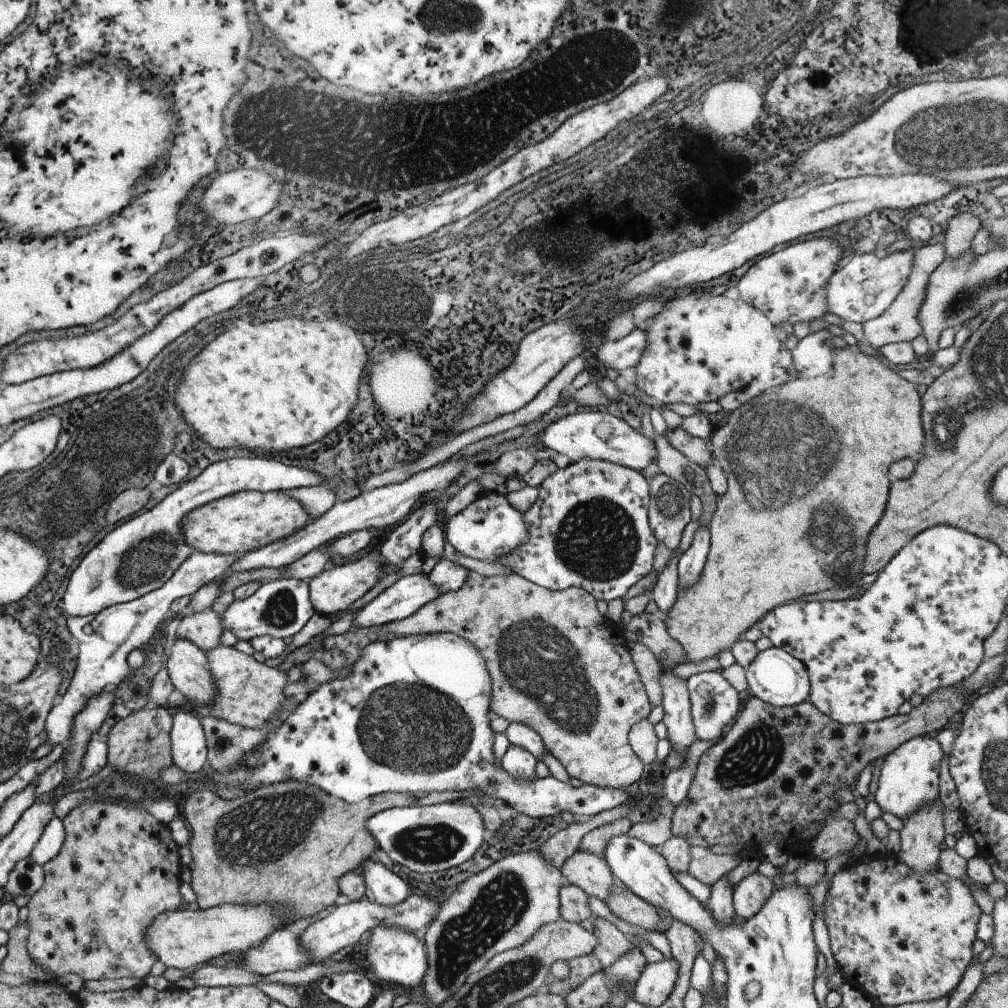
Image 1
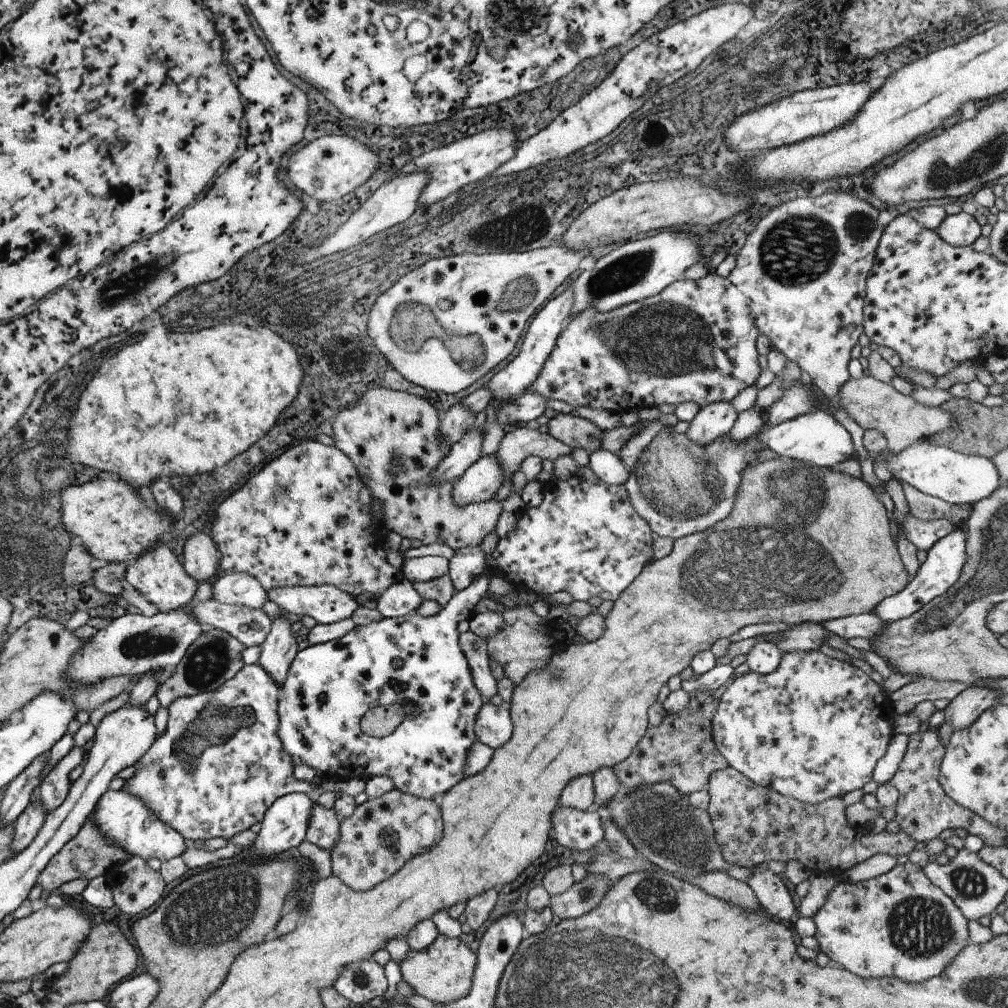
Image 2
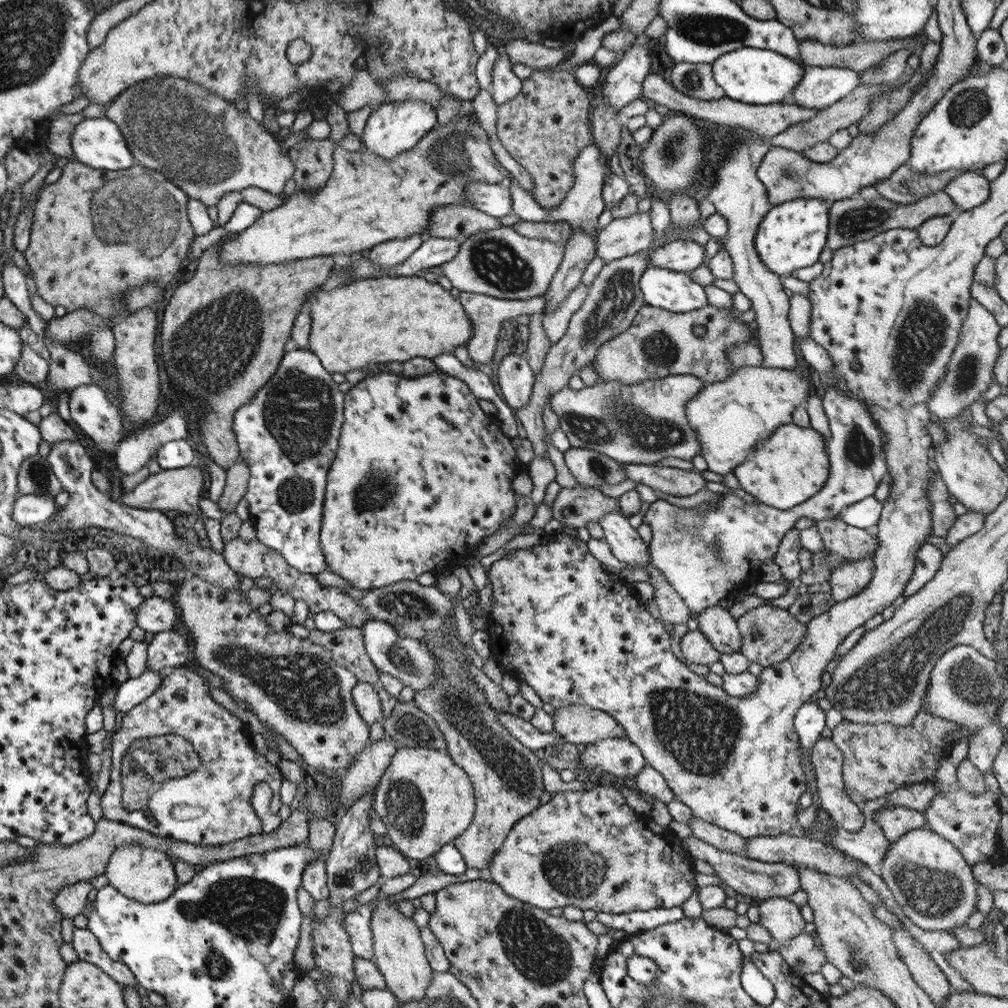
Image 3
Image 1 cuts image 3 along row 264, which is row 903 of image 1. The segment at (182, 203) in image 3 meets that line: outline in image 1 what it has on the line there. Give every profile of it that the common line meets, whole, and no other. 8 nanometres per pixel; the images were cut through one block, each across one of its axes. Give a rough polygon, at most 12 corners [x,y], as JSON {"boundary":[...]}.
{"boundary":[[85,800],[27,902],[55,978],[149,976],[169,826]]}

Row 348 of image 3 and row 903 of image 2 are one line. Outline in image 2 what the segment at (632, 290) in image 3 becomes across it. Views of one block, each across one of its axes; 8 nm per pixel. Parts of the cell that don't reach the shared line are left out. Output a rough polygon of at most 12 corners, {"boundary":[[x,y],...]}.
{"boundary":[[585,876],[549,900],[553,916],[575,920],[605,898],[609,882]]}

